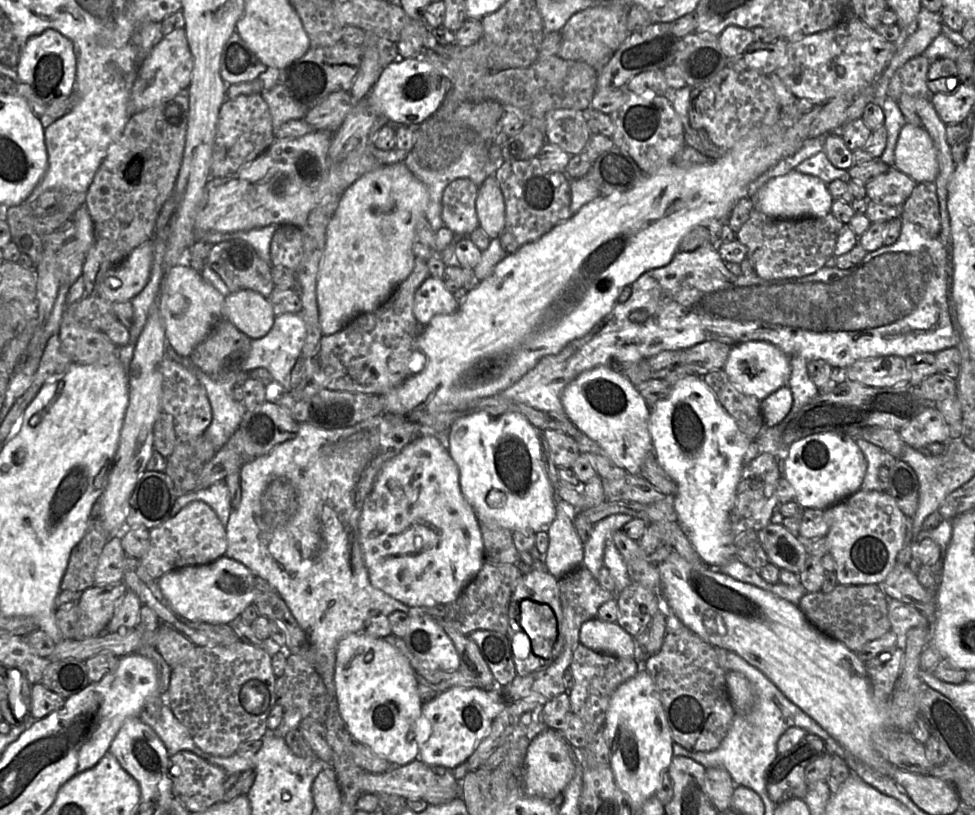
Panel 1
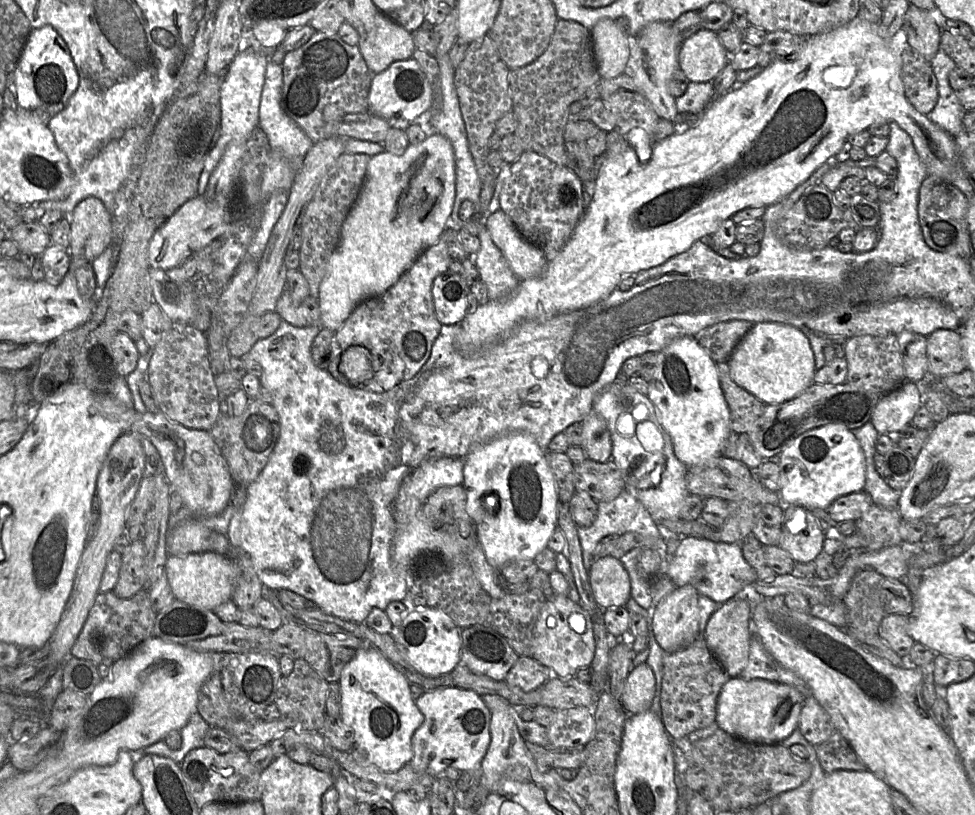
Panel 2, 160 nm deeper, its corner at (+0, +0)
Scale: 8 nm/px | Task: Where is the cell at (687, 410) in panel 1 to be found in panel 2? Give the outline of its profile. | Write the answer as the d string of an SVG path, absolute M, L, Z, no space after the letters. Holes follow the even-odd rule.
M679 337L664 347L658 356L656 371L649 382L648 397L660 414L661 423L669 434L675 456L688 468L703 467L722 455L730 433L730 411L712 360L695 337Z

